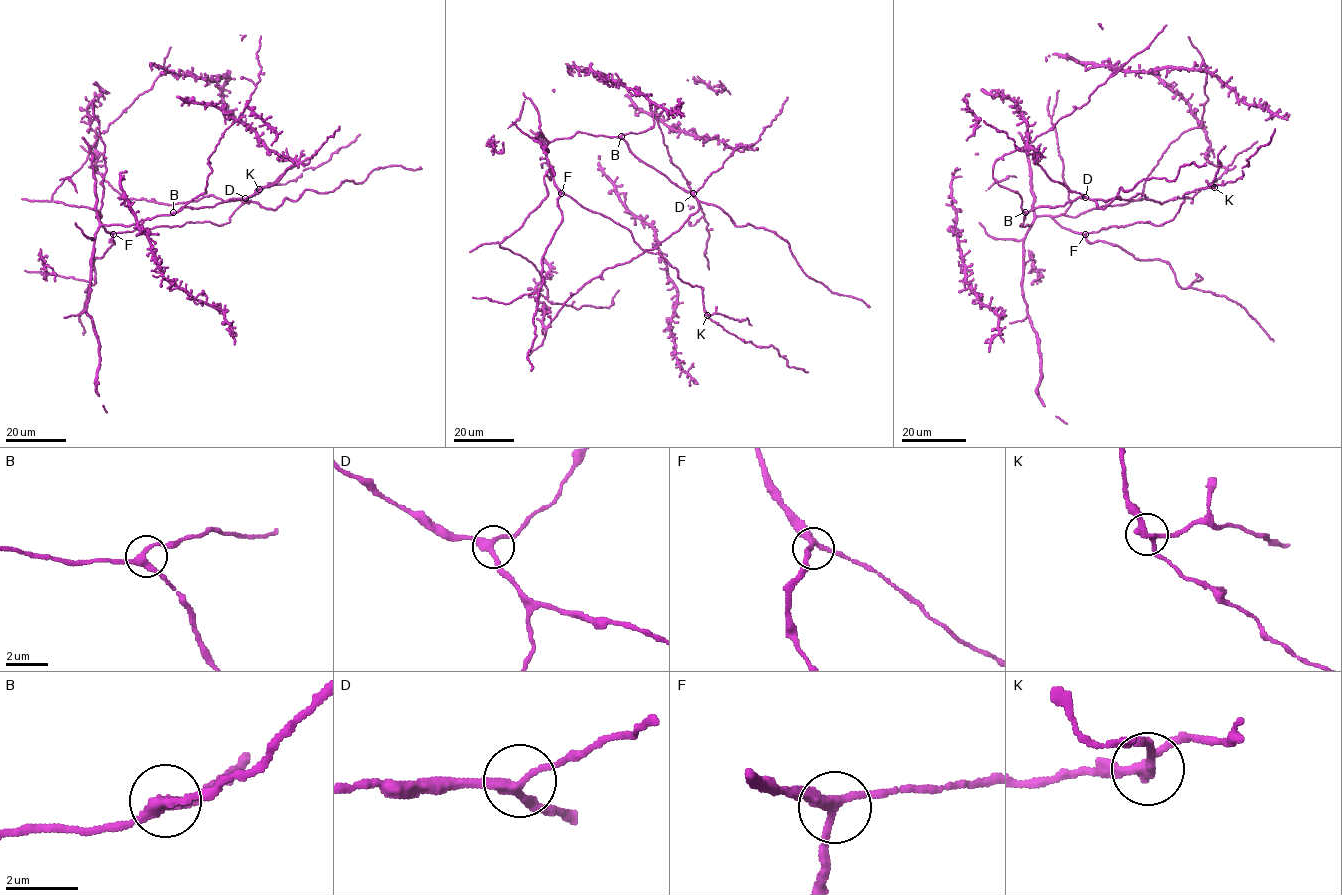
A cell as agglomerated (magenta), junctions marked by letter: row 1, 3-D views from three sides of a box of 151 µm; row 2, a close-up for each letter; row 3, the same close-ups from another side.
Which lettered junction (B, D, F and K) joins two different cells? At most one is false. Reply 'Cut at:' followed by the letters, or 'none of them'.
Cut at: K

